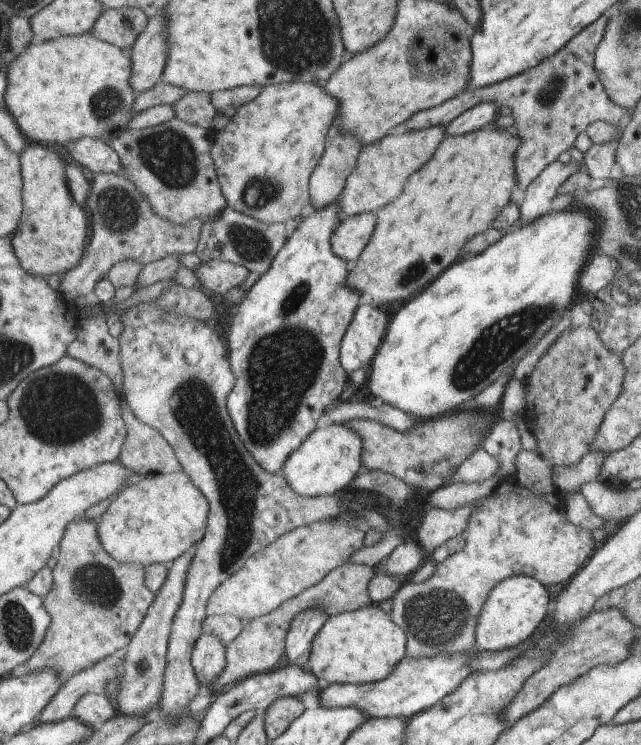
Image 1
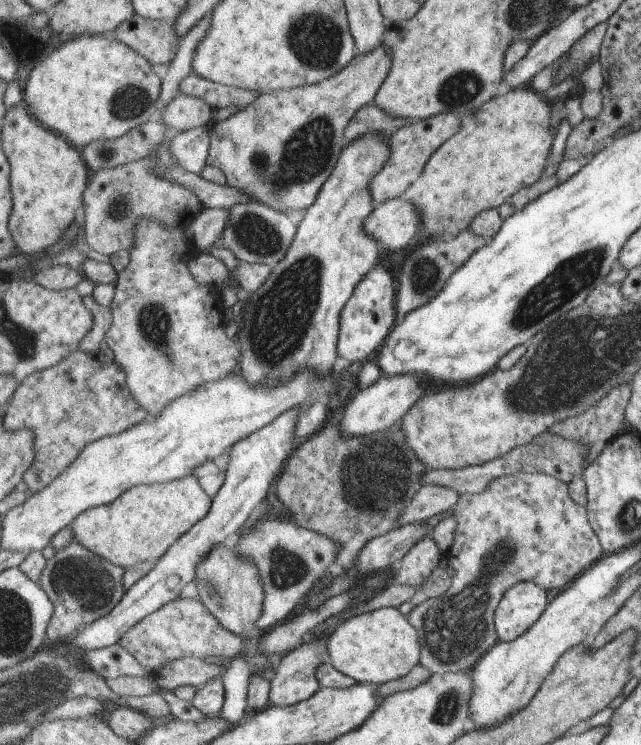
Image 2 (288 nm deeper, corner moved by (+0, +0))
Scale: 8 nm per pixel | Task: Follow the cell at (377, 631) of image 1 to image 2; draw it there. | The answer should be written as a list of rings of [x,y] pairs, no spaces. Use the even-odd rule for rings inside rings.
[[[381,608],[369,614],[359,614],[341,624],[327,640],[331,664],[359,684],[383,686],[393,680],[403,680],[421,664],[423,646],[417,628],[397,608]]]

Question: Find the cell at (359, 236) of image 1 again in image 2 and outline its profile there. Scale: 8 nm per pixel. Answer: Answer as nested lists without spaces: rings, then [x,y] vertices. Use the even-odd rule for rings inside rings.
[[[397,198],[389,200],[387,204],[381,204],[375,208],[375,212],[365,220],[363,230],[367,236],[379,242],[381,248],[387,248],[391,252],[399,250],[411,250],[415,240],[419,240],[421,232],[421,218],[415,212],[413,204]]]

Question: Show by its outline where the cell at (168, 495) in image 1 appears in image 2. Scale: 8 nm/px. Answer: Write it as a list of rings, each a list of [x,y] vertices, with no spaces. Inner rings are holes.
[[[185,476],[167,484],[131,488],[113,504],[93,508],[79,516],[73,522],[73,532],[79,544],[129,570],[137,564],[159,562],[163,556],[167,556],[167,552],[183,536],[187,536],[187,532],[191,532],[211,514],[211,508],[213,500],[201,488],[199,478]]]

